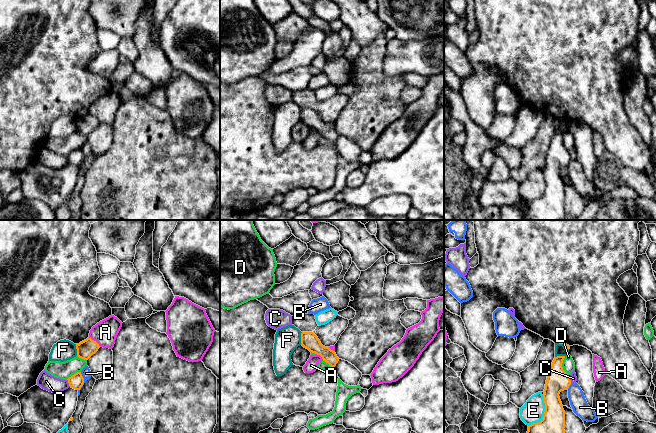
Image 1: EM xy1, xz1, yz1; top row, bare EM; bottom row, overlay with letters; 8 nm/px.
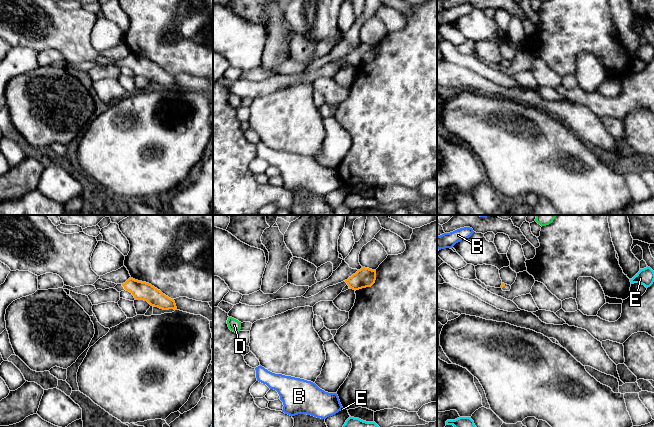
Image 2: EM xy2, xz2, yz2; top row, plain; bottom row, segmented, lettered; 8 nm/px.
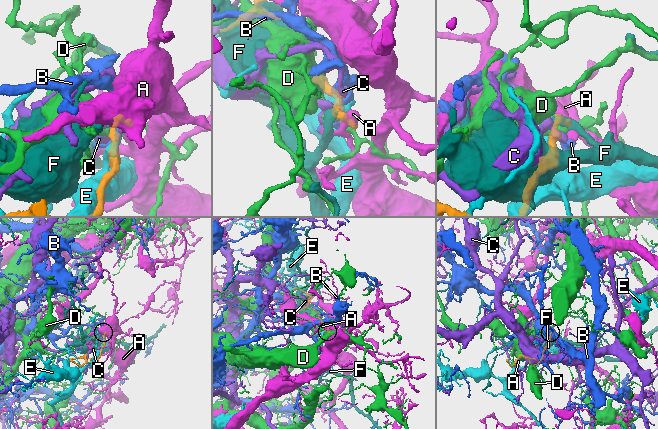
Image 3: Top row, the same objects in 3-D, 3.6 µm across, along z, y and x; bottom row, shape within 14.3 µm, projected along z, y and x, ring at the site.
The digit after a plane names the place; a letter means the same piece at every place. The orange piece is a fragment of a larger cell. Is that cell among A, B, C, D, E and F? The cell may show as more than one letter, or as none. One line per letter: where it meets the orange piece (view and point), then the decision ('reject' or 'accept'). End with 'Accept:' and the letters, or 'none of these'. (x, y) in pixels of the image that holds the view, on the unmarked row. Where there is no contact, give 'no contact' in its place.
A: contact xy1 (93, 116); reject
B: contact xy1 (83, 157); reject
C: contact yz1 (569, 155); reject
D: contact yz1 (561, 142); reject
E: contact yz1 (544, 190); reject
F: contact xz1 (301, 114); reject
Accept: none of these

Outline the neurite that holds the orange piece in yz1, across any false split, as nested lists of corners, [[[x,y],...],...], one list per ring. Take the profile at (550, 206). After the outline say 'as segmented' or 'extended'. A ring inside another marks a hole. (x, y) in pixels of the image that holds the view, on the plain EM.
[[[565,132],[554,134],[549,146],[543,175],[545,188],[540,198],[528,201],[523,220],[563,220],[565,212],[565,187],[559,170],[571,161],[569,151],[563,146]]]; as segmented

